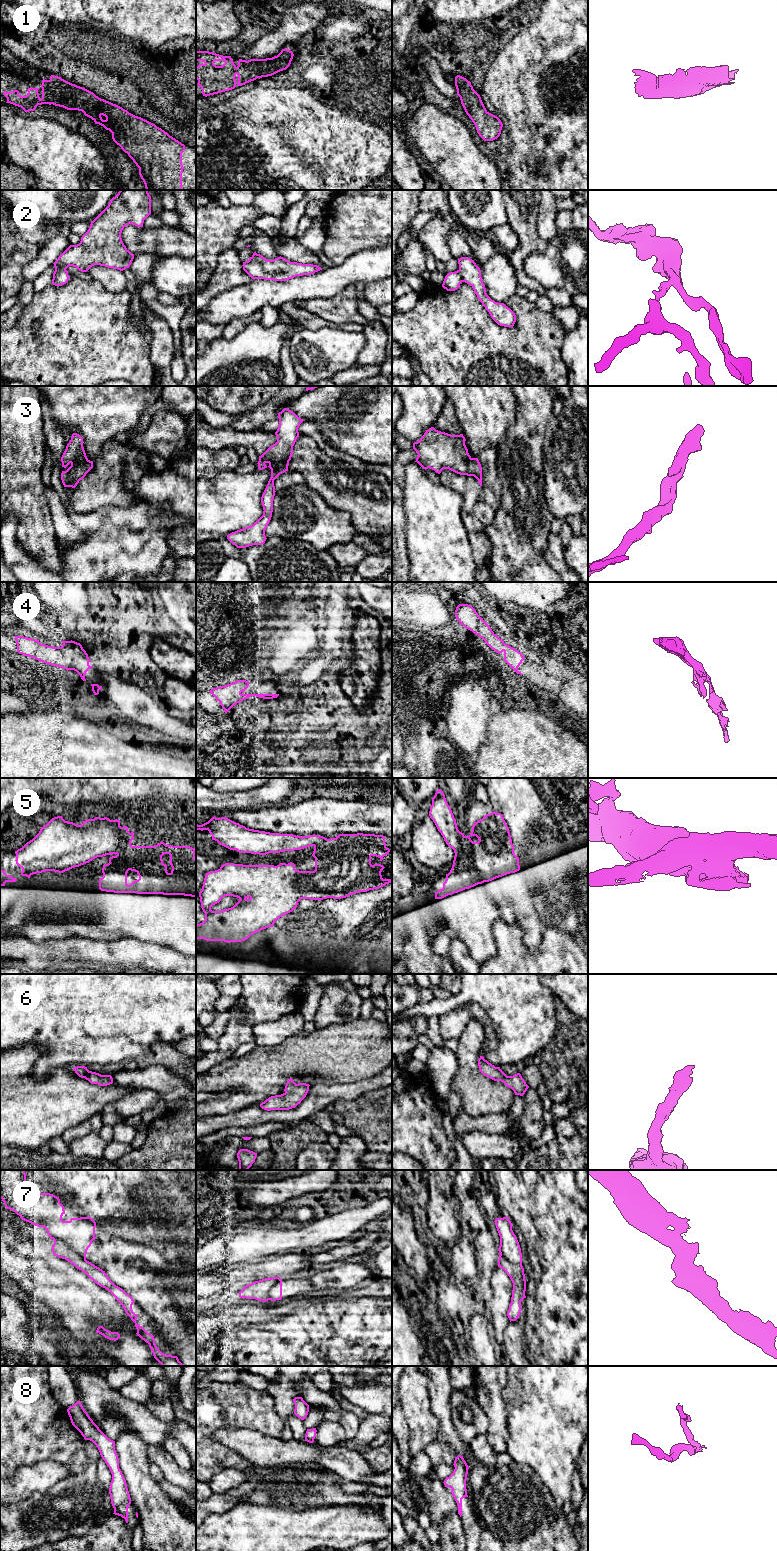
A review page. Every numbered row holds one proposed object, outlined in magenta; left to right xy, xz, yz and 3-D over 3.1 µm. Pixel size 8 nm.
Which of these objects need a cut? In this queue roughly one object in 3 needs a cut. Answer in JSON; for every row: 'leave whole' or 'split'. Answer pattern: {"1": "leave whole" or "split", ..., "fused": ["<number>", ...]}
{"1": "leave whole", "2": "split", "3": "leave whole", "4": "leave whole", "5": "split", "6": "leave whole", "7": "split", "8": "leave whole", "fused": ["2", "5", "7"]}

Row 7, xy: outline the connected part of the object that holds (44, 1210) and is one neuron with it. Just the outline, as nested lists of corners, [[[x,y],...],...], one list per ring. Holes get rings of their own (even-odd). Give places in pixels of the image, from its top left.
[[[0,1170],[0,1198],[22,1220],[45,1228],[51,1239],[65,1243],[86,1259],[87,1250],[96,1239],[96,1222],[91,1217],[63,1221],[65,1210],[59,1197],[33,1192],[26,1182],[25,1170]]]

